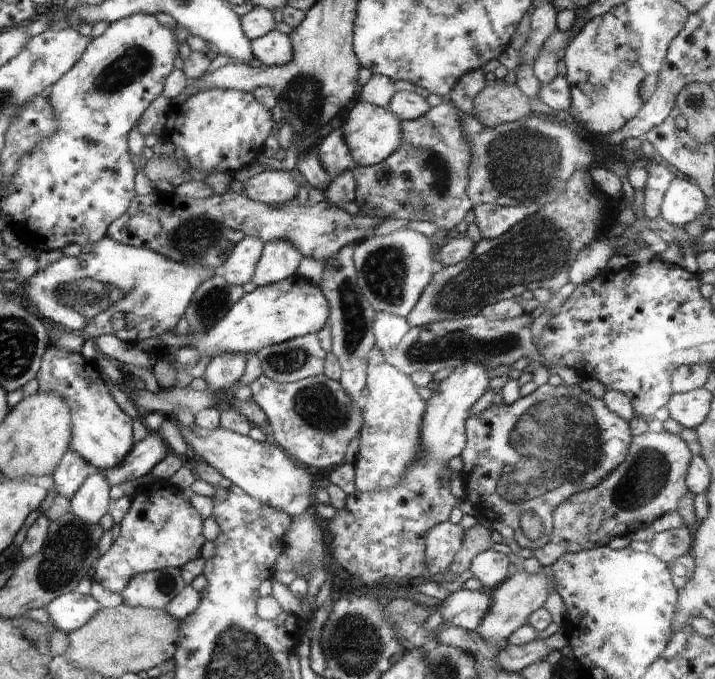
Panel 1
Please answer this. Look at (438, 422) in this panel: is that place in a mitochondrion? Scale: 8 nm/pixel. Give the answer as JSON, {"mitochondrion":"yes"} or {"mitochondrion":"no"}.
{"mitochondrion":"no"}

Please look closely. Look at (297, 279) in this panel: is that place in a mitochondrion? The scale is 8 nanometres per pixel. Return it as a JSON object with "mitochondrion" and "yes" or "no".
{"mitochondrion":"no"}

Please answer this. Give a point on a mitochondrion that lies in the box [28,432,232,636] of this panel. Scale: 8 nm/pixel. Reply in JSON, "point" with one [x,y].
{"point":[67,556]}

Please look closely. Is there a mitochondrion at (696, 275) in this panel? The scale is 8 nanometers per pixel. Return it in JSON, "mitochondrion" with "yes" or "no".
{"mitochondrion":"no"}

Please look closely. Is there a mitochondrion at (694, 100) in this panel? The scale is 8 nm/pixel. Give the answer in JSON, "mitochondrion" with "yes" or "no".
{"mitochondrion":"yes"}

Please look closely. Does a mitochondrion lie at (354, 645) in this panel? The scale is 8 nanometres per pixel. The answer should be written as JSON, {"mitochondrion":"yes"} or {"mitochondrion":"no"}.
{"mitochondrion":"yes"}

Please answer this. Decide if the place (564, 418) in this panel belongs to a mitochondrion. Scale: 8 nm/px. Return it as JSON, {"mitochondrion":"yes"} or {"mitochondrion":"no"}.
{"mitochondrion":"yes"}

